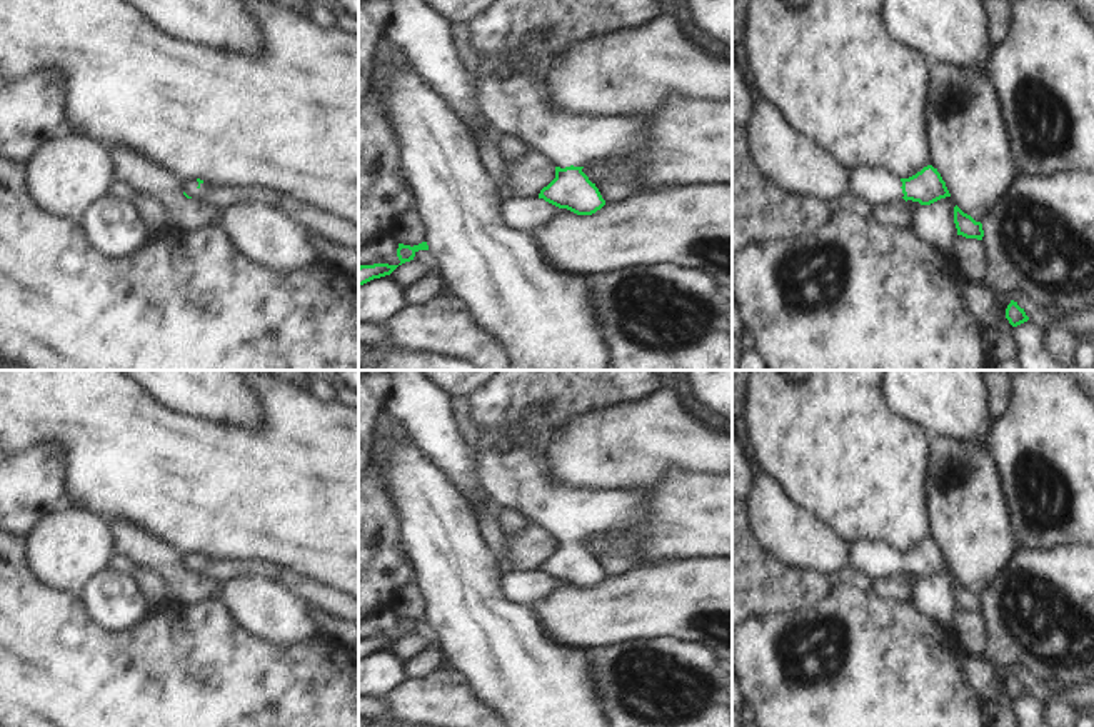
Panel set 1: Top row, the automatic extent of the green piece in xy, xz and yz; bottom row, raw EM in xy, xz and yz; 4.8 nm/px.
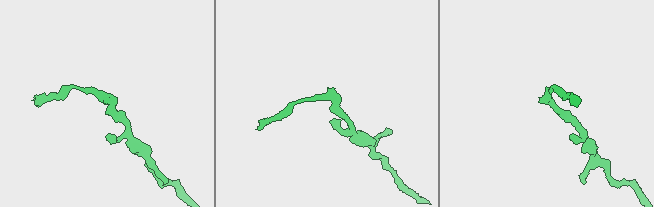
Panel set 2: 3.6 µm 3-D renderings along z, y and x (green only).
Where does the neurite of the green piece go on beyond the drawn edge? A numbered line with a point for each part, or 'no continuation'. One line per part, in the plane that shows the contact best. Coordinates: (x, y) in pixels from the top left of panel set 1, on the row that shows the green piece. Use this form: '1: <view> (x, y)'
1: xz (512, 104)

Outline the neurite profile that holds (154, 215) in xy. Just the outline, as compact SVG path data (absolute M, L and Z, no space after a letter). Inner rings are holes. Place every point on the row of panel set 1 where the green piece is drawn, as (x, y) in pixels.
M135 192L132 207L147 232L162 232L168 228L168 210L157 198Z

